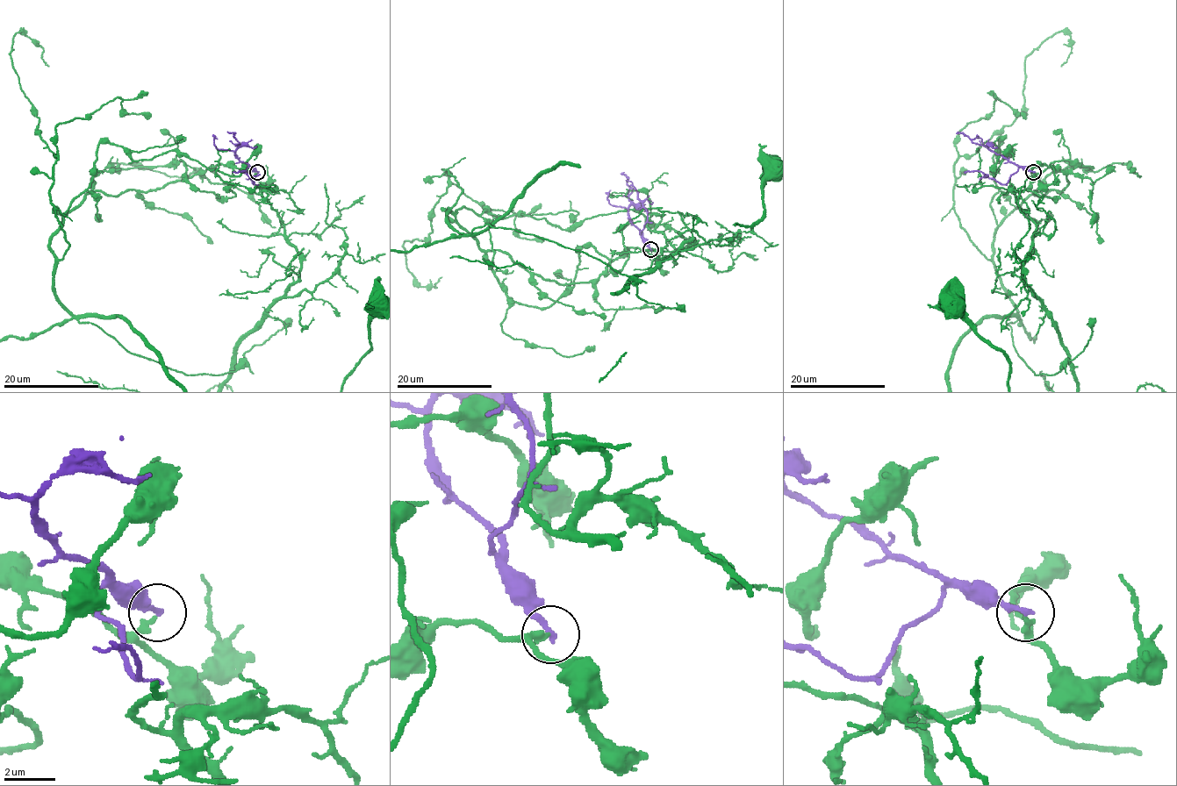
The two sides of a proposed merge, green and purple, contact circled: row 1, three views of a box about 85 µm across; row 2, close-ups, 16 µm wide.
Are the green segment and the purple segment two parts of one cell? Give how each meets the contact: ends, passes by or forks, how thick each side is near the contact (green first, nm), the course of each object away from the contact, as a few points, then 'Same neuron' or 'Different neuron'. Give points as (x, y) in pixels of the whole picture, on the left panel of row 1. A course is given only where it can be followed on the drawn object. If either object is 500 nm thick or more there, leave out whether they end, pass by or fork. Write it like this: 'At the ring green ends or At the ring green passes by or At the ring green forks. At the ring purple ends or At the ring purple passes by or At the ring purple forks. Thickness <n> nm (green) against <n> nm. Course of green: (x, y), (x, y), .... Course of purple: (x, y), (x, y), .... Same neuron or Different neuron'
At the ring green ends. At the ring purple ends. Thickness 240 nm (green) against 240 nm. Course of green: (257, 173), (89, 190), (51, 239), (56, 296), (120, 316). Course of purple: (257, 172), (235, 156), (238, 140), (231, 133). Different neuron

